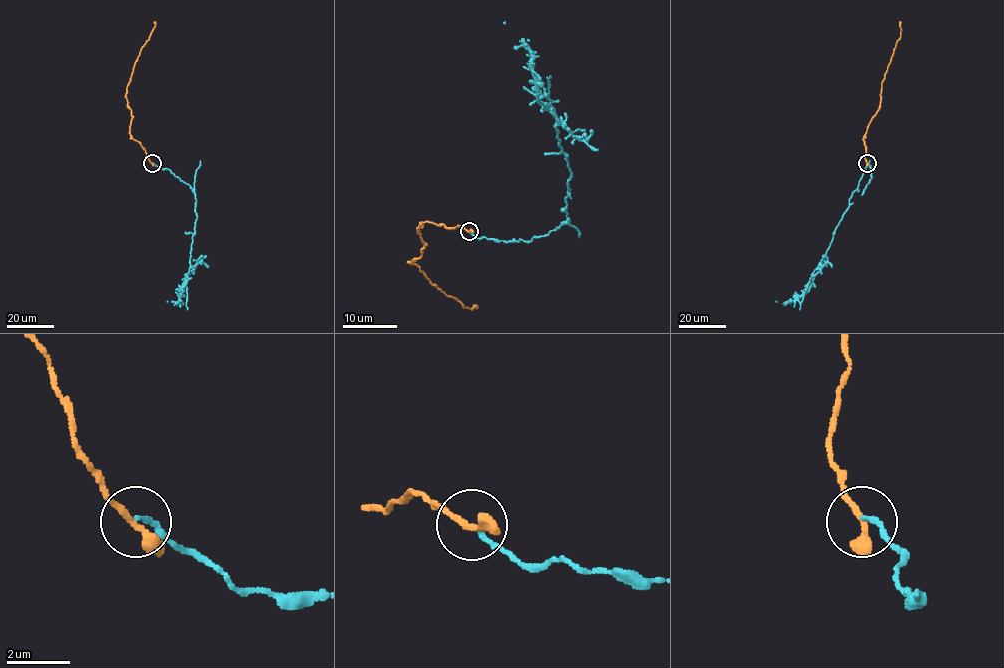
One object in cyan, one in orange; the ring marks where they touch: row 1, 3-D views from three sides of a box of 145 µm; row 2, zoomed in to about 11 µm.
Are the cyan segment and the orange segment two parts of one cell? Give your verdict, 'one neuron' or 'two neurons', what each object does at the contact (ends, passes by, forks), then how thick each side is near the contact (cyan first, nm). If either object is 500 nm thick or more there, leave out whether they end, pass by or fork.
one neuron; cyan ends there; orange passes by; 150 nm thick on the cyan side, 240 nm on the other

